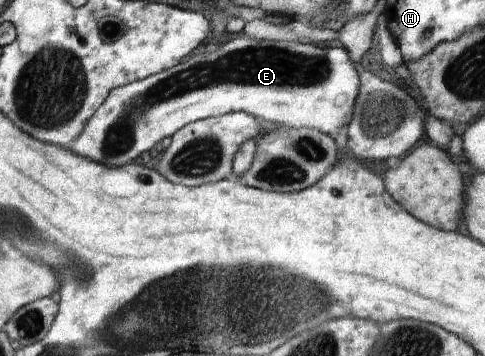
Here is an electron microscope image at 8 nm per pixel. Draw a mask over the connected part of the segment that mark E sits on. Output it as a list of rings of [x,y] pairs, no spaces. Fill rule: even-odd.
[[[241,34],[220,44],[214,51],[194,53],[190,59],[184,58],[166,71],[113,89],[98,111],[88,119],[84,131],[70,145],[70,150],[108,167],[123,167],[152,149],[158,141],[172,137],[185,125],[233,112],[243,112],[292,128],[315,128],[335,136],[341,127],[349,124],[358,93],[359,71],[354,69],[344,47],[320,49],[306,41],[258,40]]]

